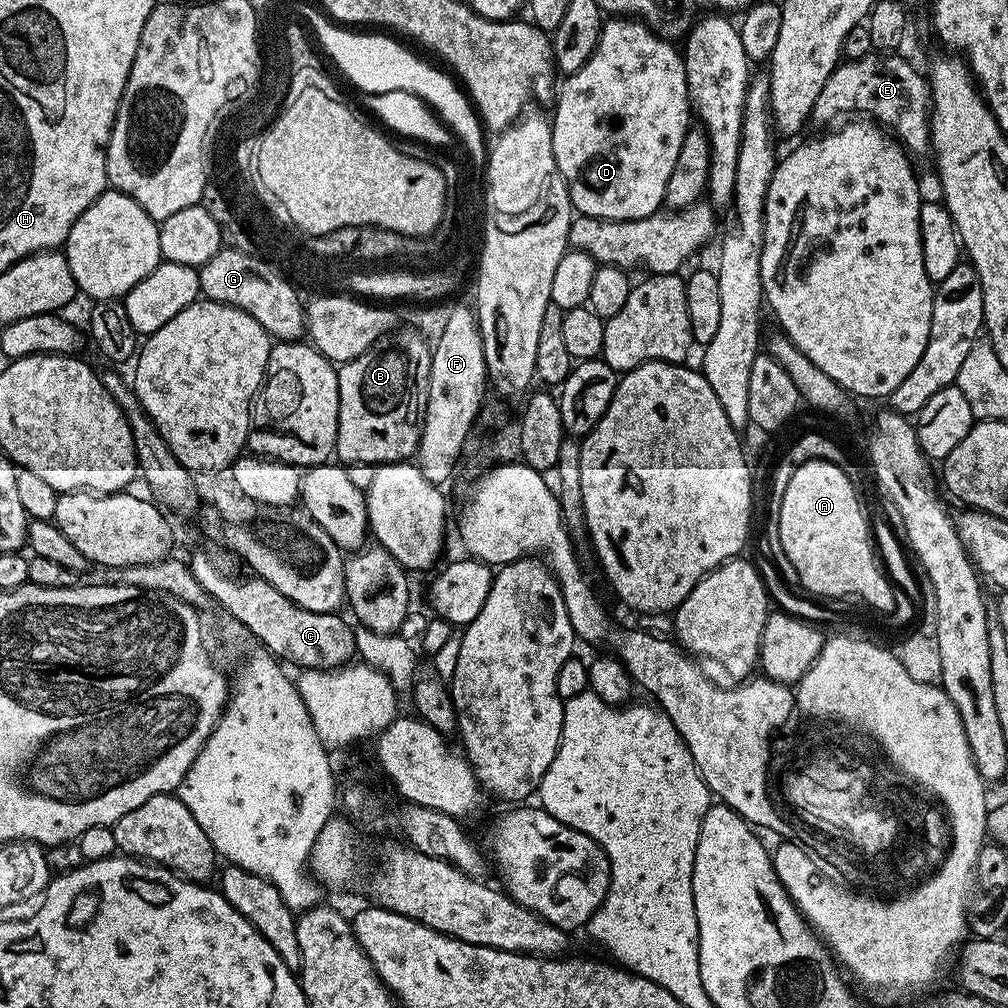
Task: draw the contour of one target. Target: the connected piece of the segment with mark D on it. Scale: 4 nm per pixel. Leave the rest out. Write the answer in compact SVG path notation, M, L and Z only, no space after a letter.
M608 18L603 21L598 38L598 46L594 54L573 76L563 81L560 97L556 100L556 117L551 117L552 145L554 146L554 162L558 162L558 170L568 187L573 209L581 216L593 216L603 220L641 220L647 216L655 216L661 211L666 194L666 182L670 182L670 174L674 170L674 162L678 162L678 150L682 150L682 138L686 138L690 127L690 105L688 103L688 87L686 86L686 70L681 49L671 40L665 40L657 32L646 27L636 18Z

